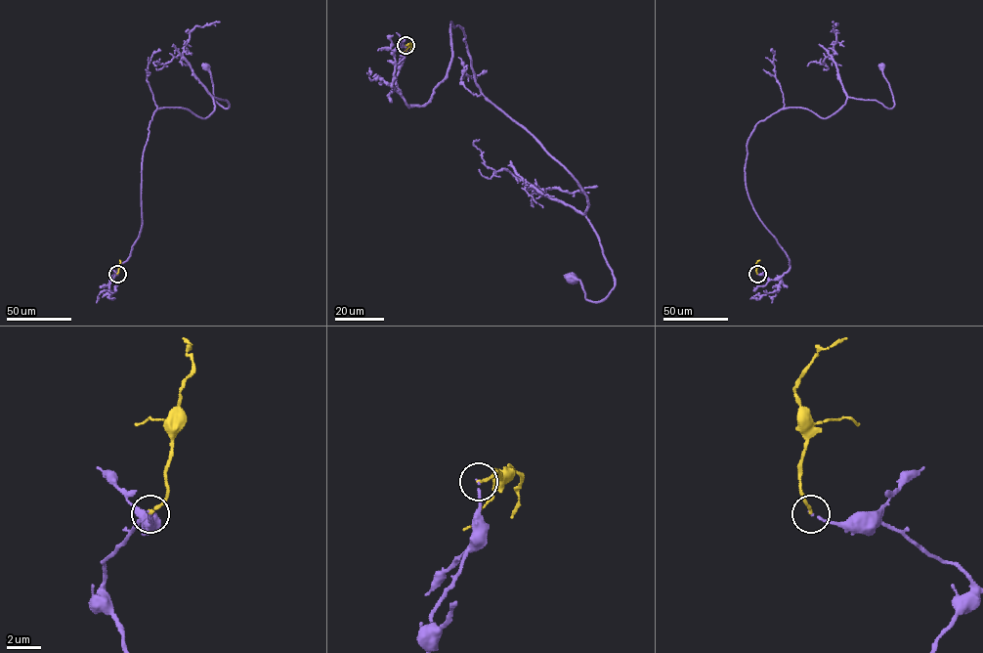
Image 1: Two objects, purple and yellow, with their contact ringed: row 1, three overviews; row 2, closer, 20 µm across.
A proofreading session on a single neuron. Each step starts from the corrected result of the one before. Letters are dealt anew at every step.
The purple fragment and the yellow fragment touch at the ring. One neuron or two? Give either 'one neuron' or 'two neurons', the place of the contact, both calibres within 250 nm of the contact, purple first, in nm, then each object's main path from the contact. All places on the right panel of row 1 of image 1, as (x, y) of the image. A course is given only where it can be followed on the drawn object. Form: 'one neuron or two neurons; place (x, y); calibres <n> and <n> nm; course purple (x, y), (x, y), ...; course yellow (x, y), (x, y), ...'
one neuron; place (757, 274); calibres 130 and 170 nm; course purple (756, 274), (790, 267), (747, 191), (755, 125), (790, 108), (829, 117), (848, 97), (892, 108), (881, 65); course yellow (756, 274), (755, 263), (759, 260)

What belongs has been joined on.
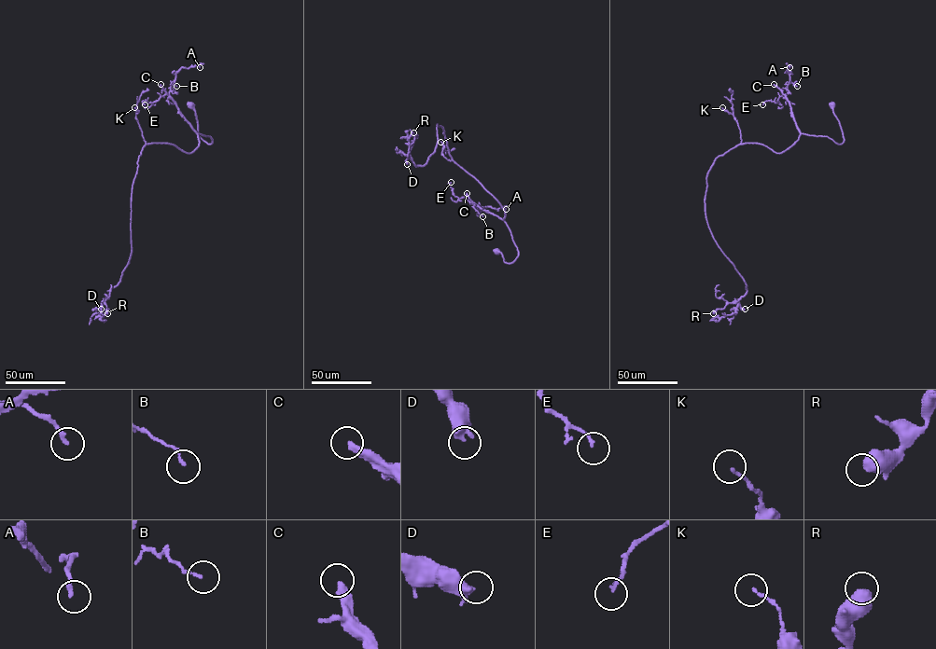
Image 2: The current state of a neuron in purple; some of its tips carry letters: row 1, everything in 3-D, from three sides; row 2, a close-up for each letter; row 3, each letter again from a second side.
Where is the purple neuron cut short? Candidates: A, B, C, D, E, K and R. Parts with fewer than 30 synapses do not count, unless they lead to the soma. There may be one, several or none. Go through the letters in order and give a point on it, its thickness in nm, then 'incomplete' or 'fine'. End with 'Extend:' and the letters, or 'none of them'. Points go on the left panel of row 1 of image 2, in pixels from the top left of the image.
A: (200, 67) | 200 nm | fine
B: (176, 86) | 120 nm | fine
C: (160, 84) | 360 nm | incomplete
D: (101, 309) | 500 nm | fine
E: (145, 104) | 140 nm | fine
K: (134, 107) | 120 nm | fine
R: (107, 313) | 600 nm | fine
Extend: C

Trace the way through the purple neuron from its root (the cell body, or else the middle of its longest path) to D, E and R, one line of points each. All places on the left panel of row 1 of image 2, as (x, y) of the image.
D: (191, 104), (198, 136), (212, 143), (197, 133), (189, 153), (165, 143), (143, 147), (130, 258), (101, 309)
E: (191, 104), (198, 136), (211, 144), (211, 138), (197, 133), (166, 94), (152, 103), (142, 101), (145, 104)
R: (191, 104), (198, 136), (212, 143), (197, 133), (189, 153), (143, 147), (131, 255), (107, 313)

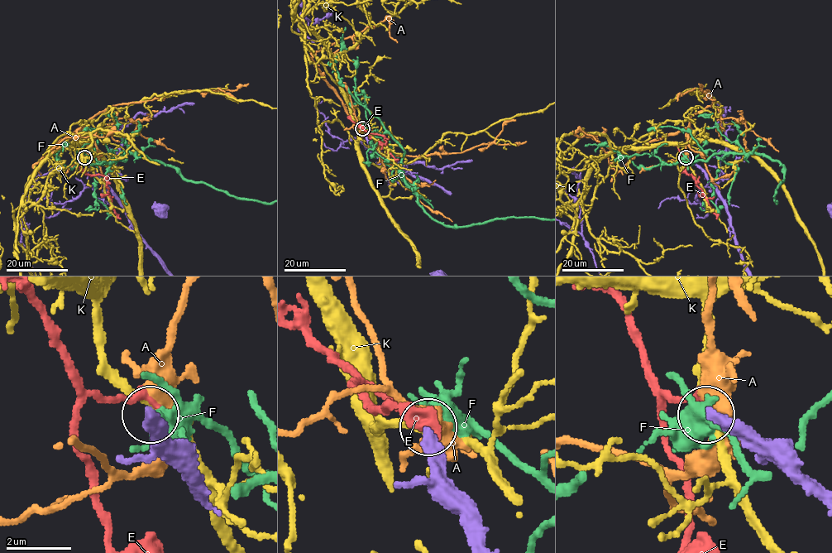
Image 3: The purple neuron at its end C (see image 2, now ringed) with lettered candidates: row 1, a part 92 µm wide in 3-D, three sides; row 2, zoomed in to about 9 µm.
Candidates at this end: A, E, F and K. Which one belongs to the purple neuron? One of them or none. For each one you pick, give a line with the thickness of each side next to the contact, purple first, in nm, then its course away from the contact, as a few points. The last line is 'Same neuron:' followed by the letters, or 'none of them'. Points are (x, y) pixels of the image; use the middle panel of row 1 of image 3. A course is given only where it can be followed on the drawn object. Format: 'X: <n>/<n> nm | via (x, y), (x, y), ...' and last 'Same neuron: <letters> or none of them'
Same neuron: none of them

